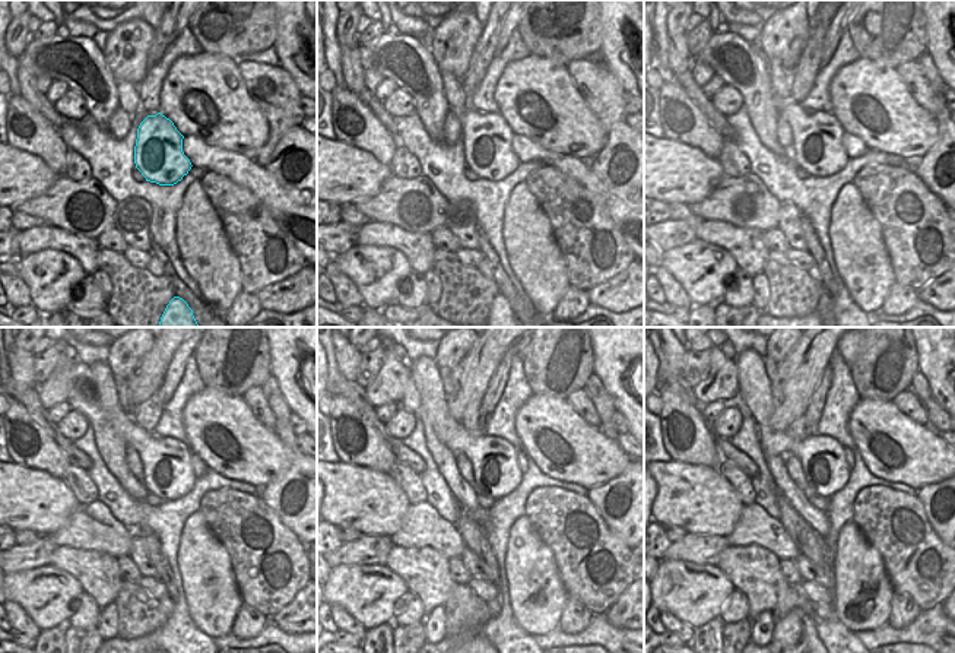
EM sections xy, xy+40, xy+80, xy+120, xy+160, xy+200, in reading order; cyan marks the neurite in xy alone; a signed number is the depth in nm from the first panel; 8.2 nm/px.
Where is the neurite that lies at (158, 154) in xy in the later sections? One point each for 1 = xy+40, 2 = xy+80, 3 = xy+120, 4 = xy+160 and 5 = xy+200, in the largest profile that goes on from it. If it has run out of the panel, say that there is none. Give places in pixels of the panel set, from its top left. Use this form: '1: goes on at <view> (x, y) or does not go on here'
1: goes on at xy+40 (486, 136)
2: goes on at xy+80 (818, 149)
3: goes on at xy+120 (167, 469)
4: goes on at xy+160 (497, 472)
5: goes on at xy+200 (822, 459)

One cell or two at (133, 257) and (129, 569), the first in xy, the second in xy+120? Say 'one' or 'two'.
two

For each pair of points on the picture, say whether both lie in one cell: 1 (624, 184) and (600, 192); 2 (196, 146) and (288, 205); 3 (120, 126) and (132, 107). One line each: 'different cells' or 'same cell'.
1: different cells
2: same cell
3: different cells

